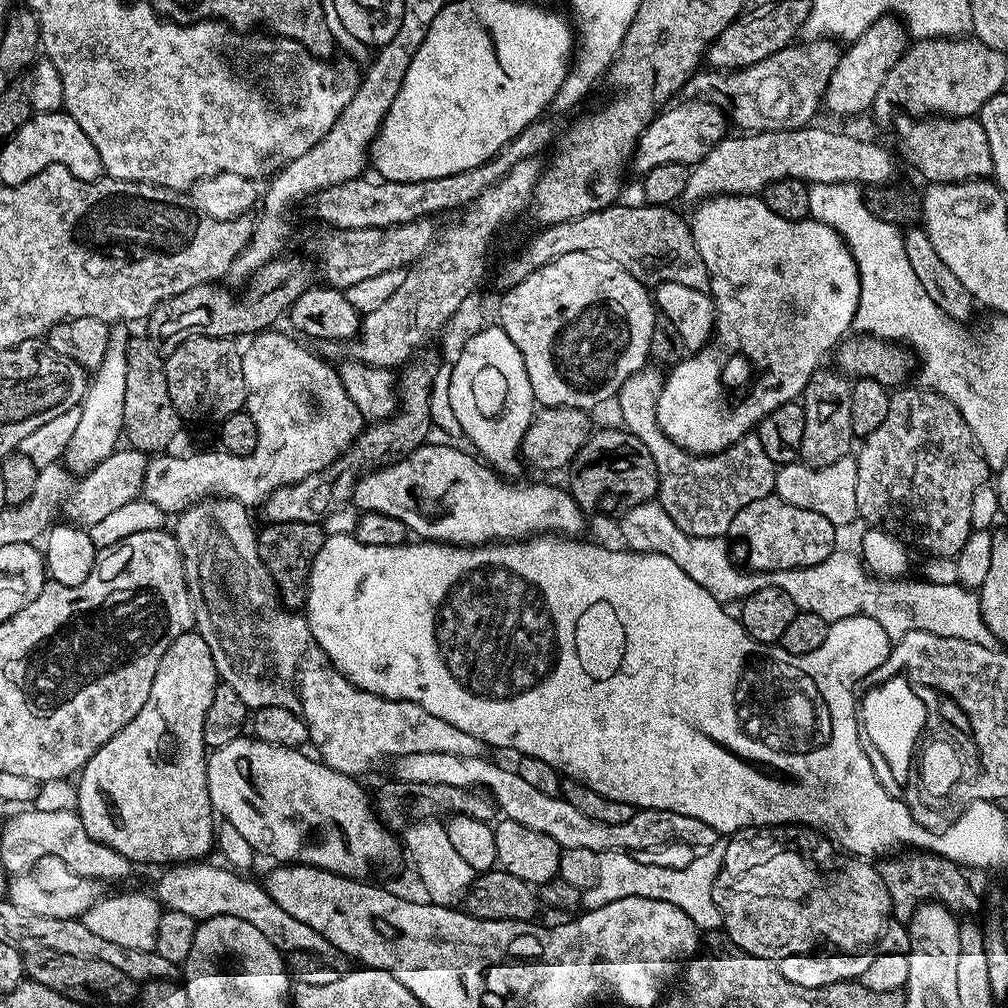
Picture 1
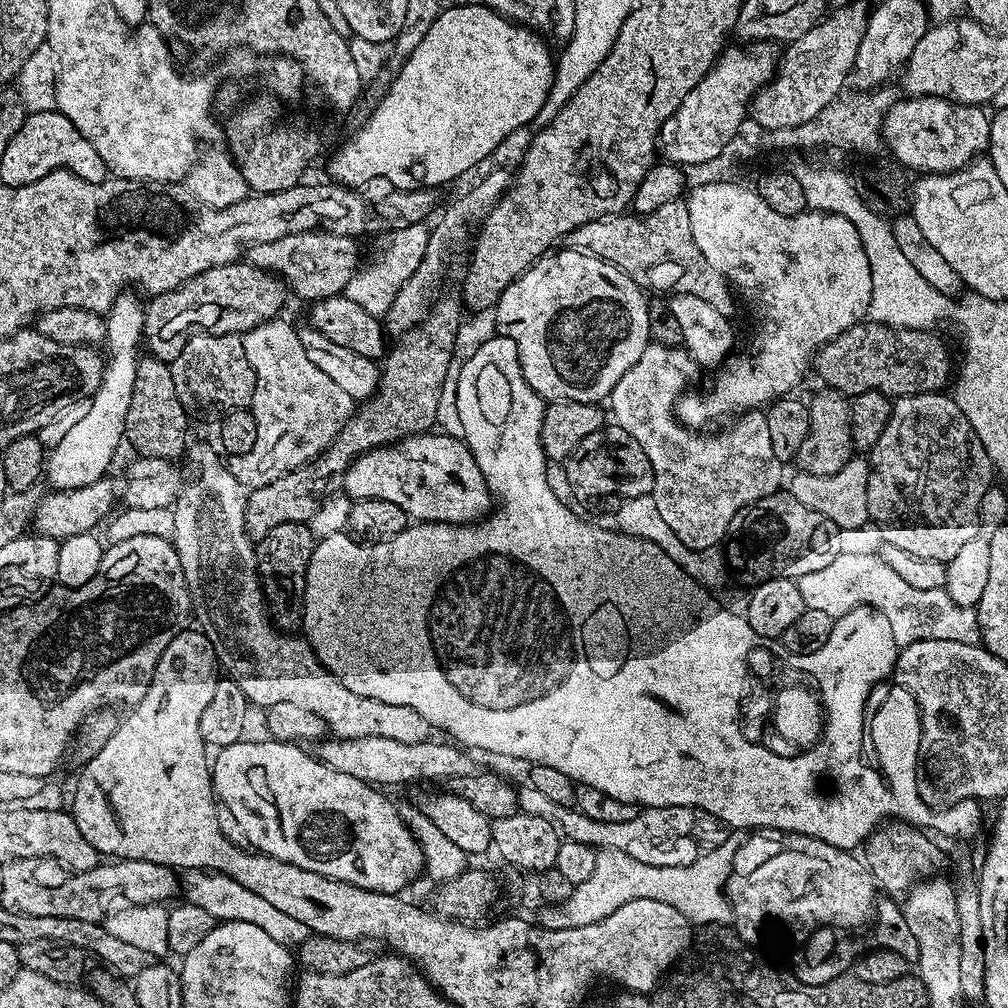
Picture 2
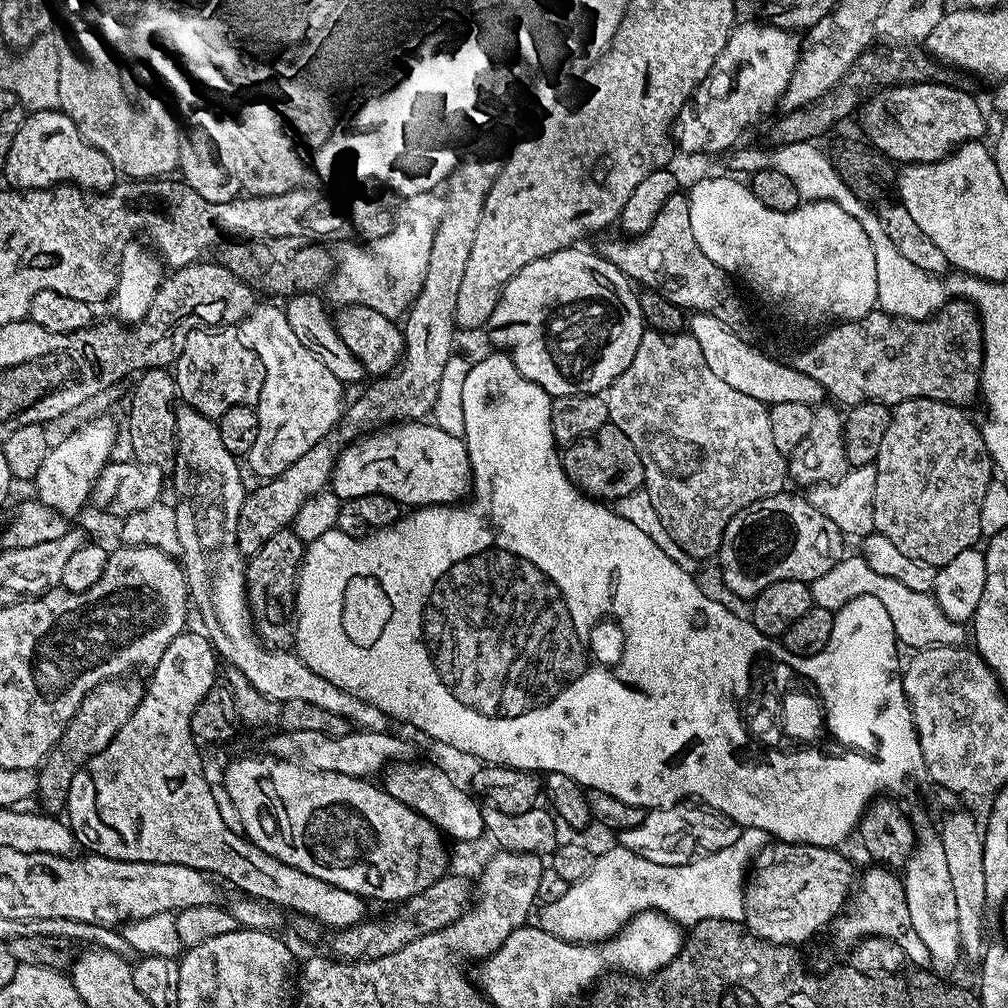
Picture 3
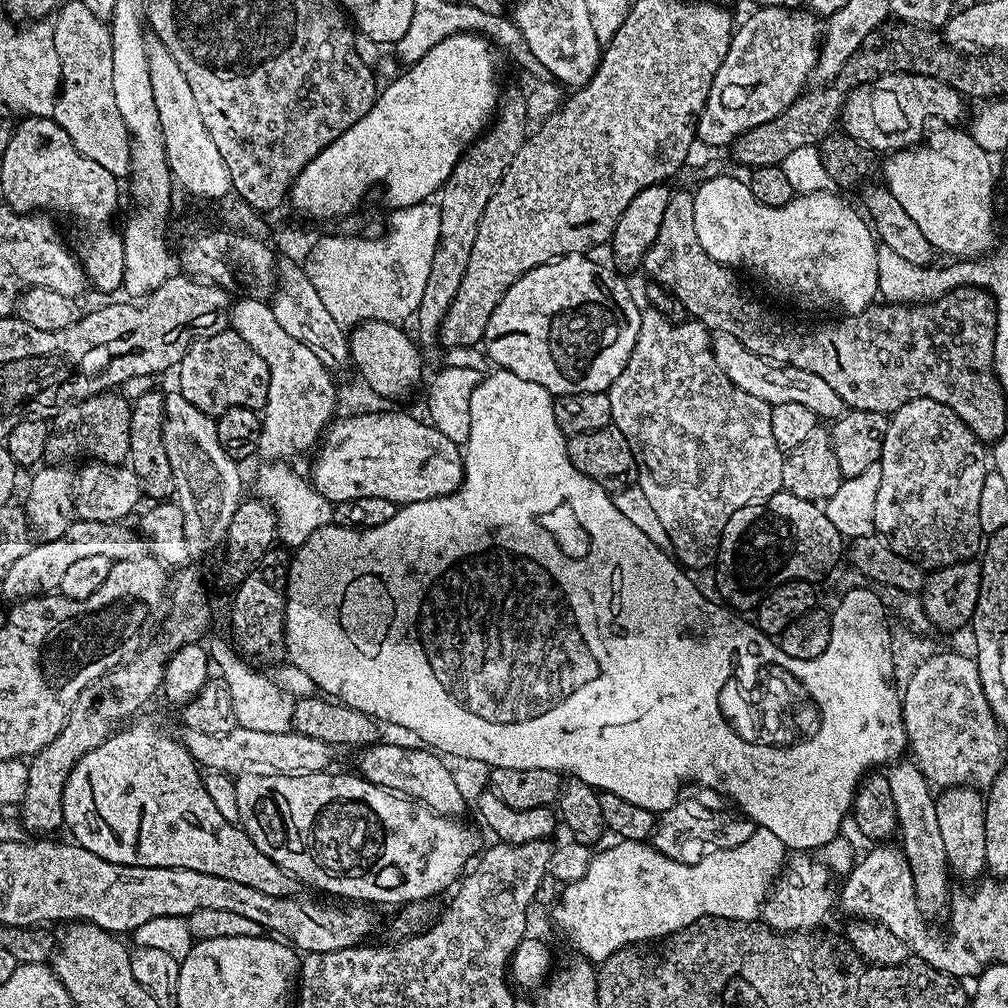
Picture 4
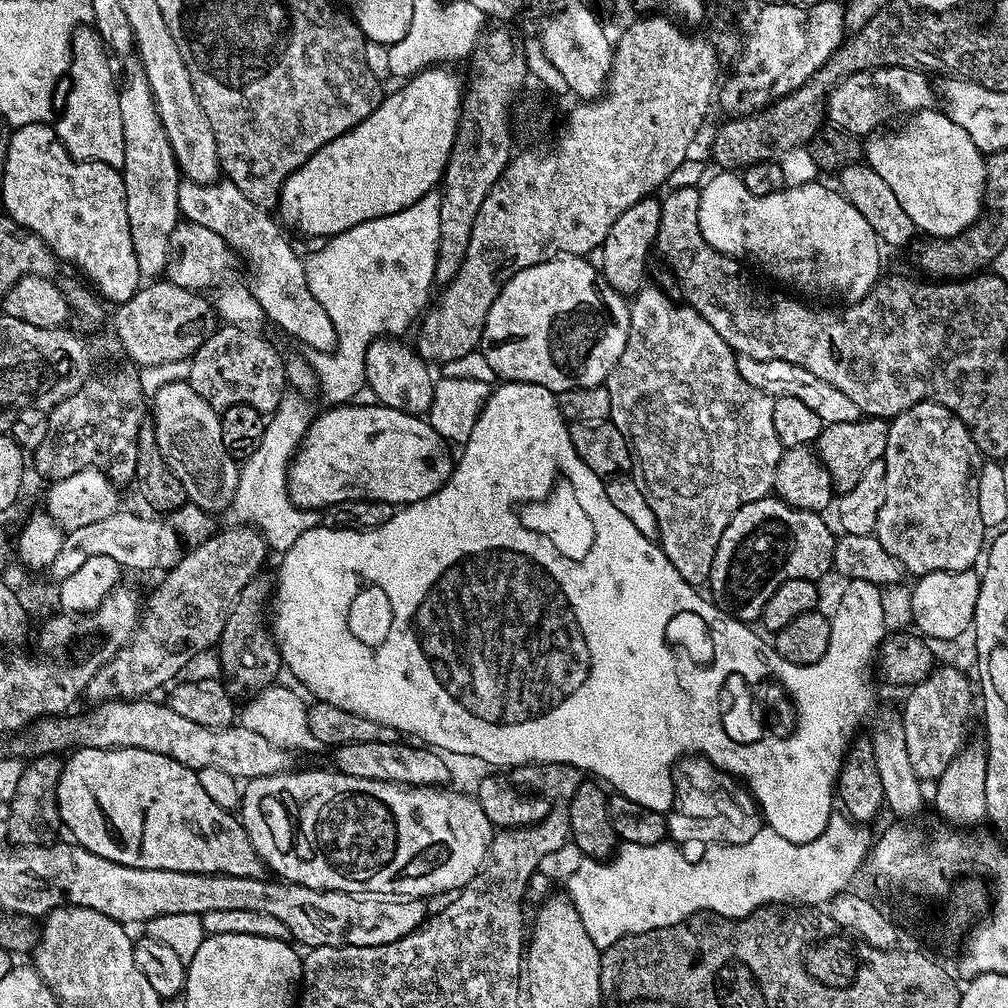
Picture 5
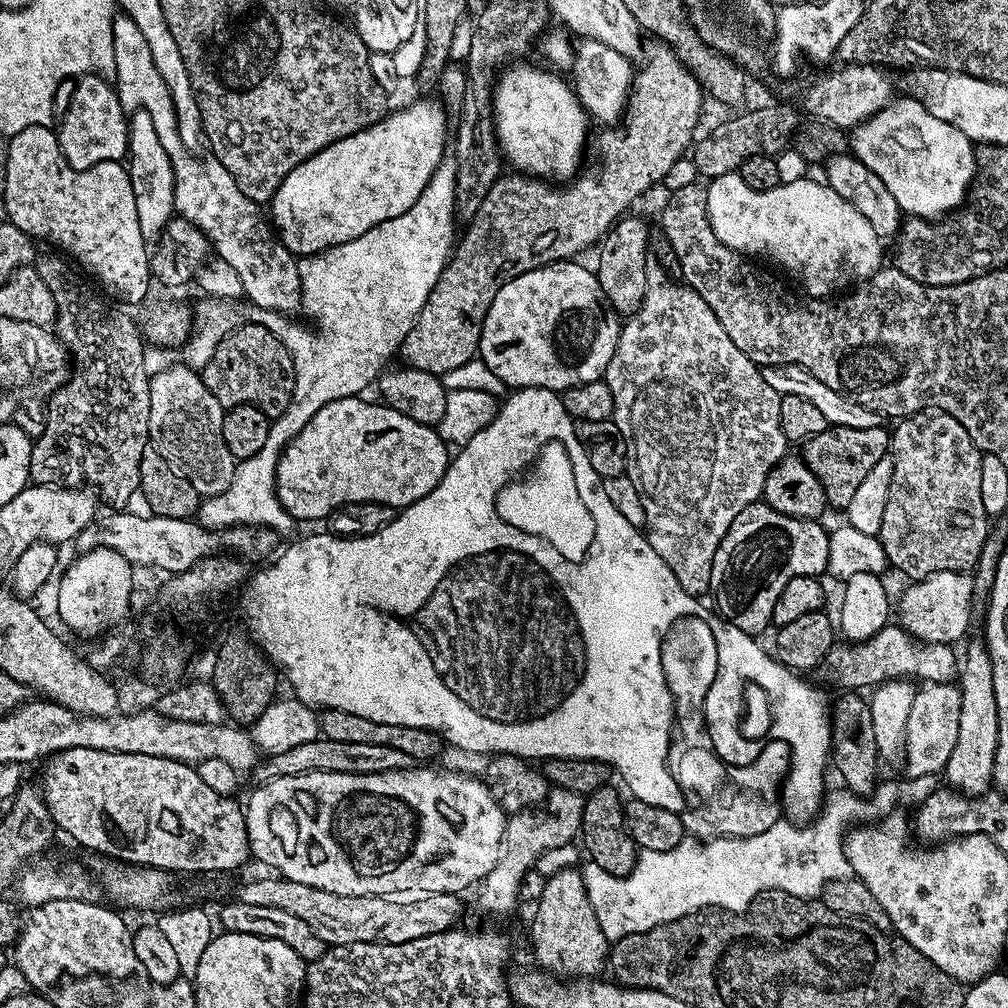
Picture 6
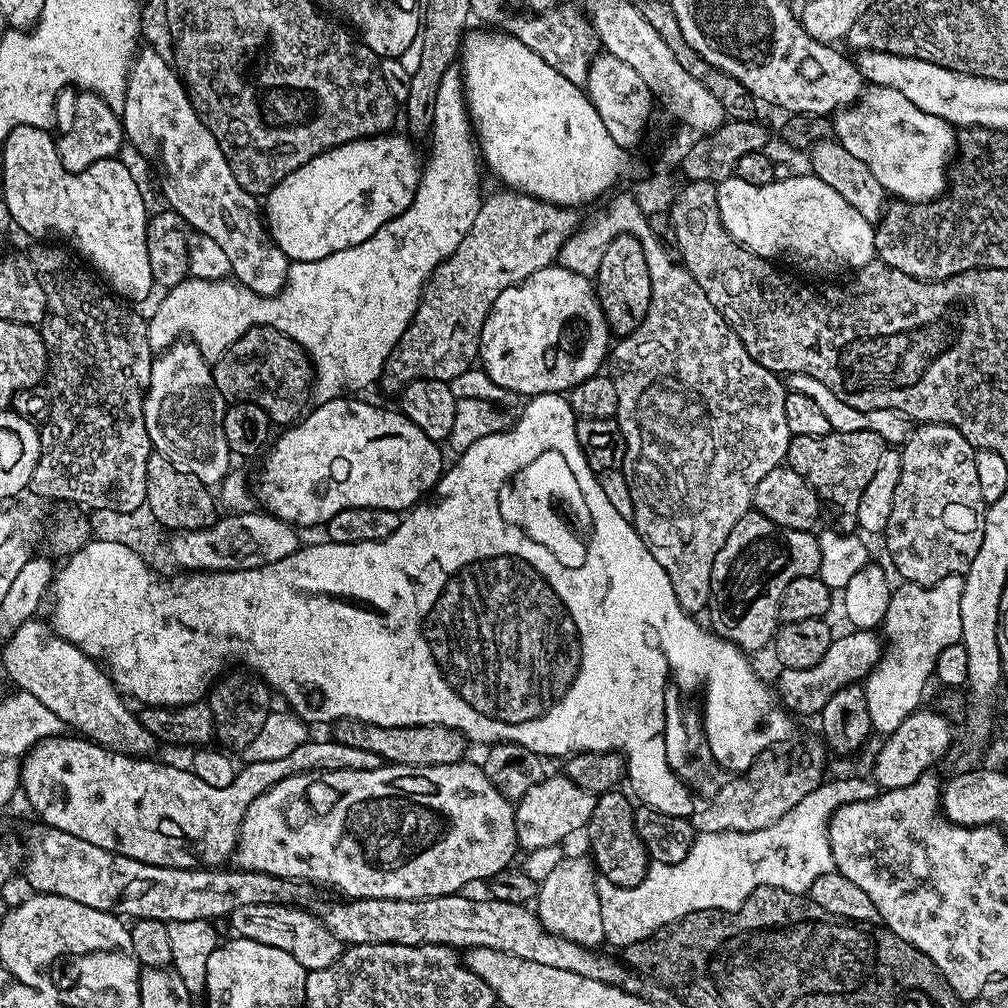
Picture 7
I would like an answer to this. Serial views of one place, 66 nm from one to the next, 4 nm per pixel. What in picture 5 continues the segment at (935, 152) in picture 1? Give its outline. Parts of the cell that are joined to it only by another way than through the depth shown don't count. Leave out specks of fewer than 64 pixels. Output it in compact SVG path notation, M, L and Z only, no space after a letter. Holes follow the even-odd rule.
M915 66L874 68L871 72L859 72L847 77L828 96L827 123L857 138L871 137L885 127L884 119L888 115L896 116L899 112L915 114L923 108L933 107L932 84L927 79L931 80Z

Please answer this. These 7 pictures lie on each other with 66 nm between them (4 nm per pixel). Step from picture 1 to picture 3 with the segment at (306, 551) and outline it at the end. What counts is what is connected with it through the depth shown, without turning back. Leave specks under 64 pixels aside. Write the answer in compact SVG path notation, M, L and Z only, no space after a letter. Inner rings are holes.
M291 527L280 528L278 534L274 534L267 542L262 542L262 550L258 550L247 561L244 573L246 574L246 590L248 591L248 609L252 615L252 625L256 628L256 634L260 637L260 641L263 642L268 648L274 648L277 650L288 650L295 645L296 642L296 578L300 574L300 564L304 560L304 550L306 544L305 541L298 538L298 534Z

